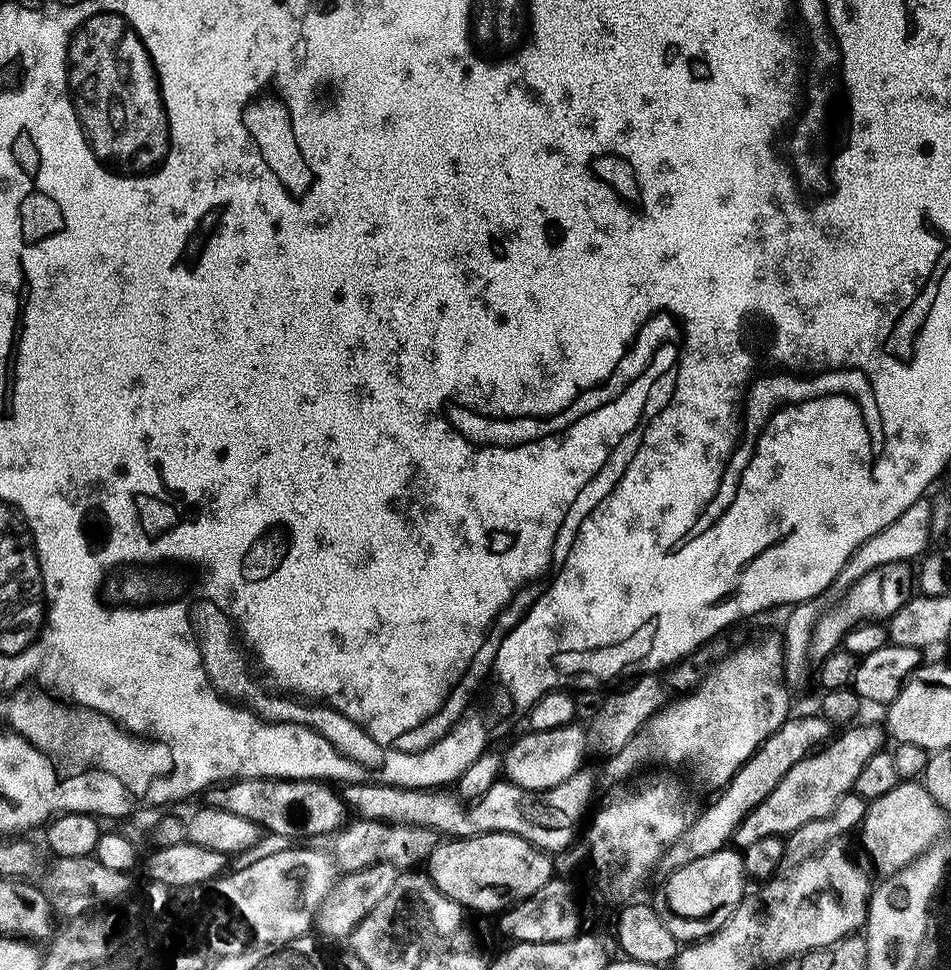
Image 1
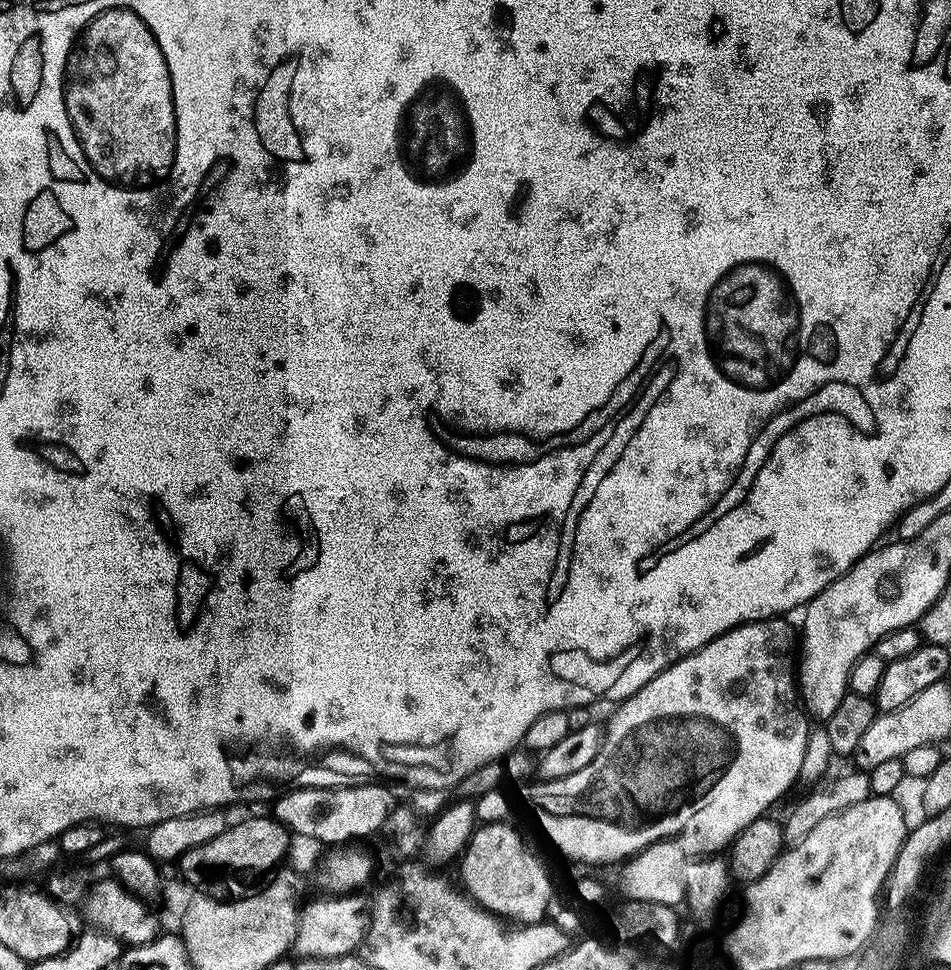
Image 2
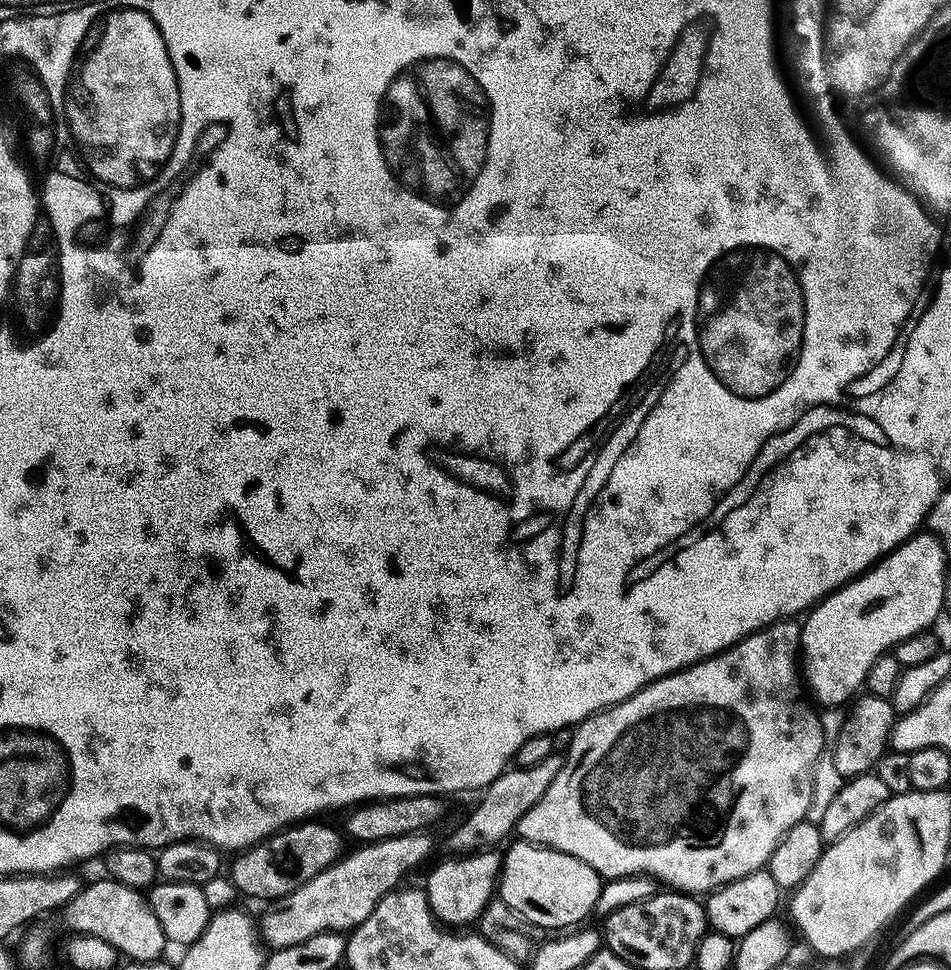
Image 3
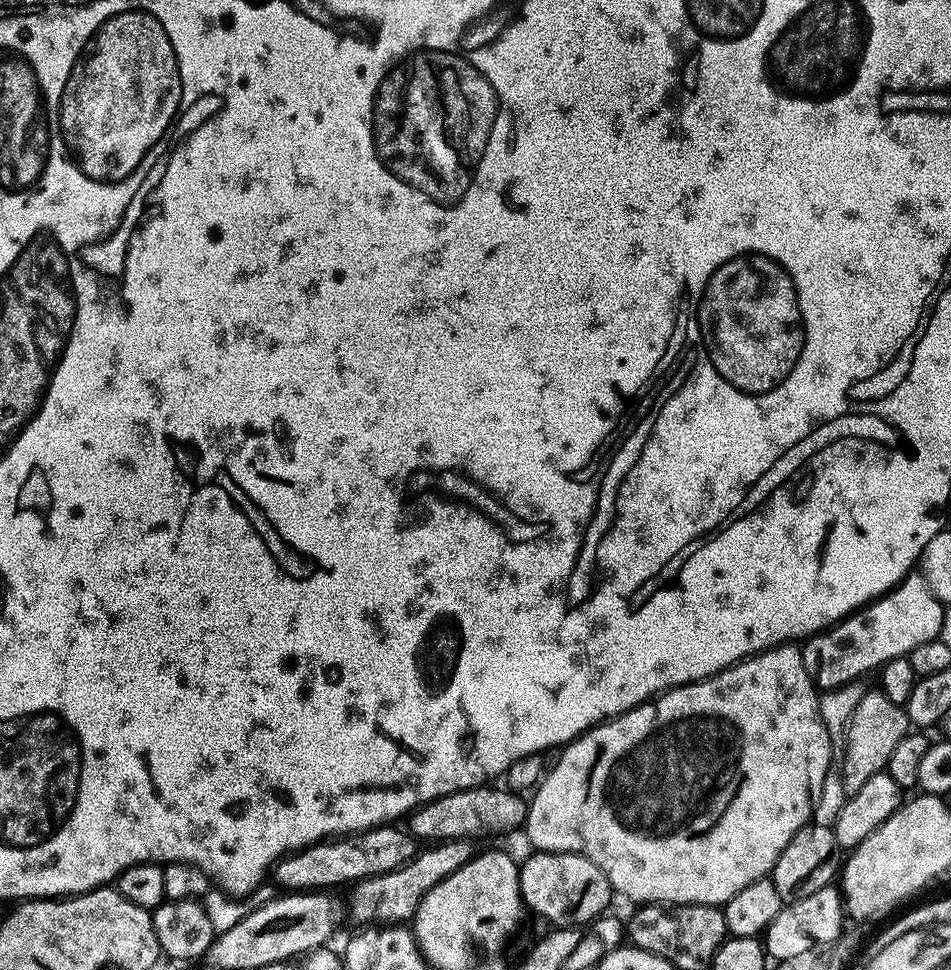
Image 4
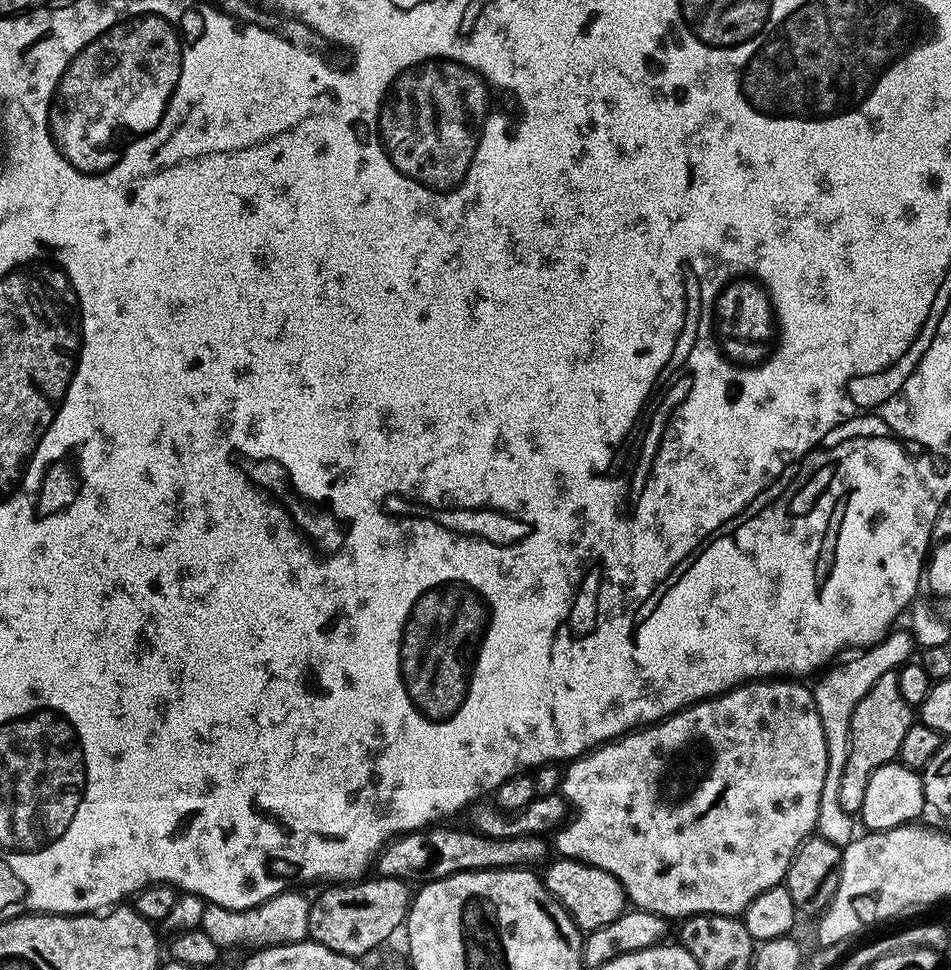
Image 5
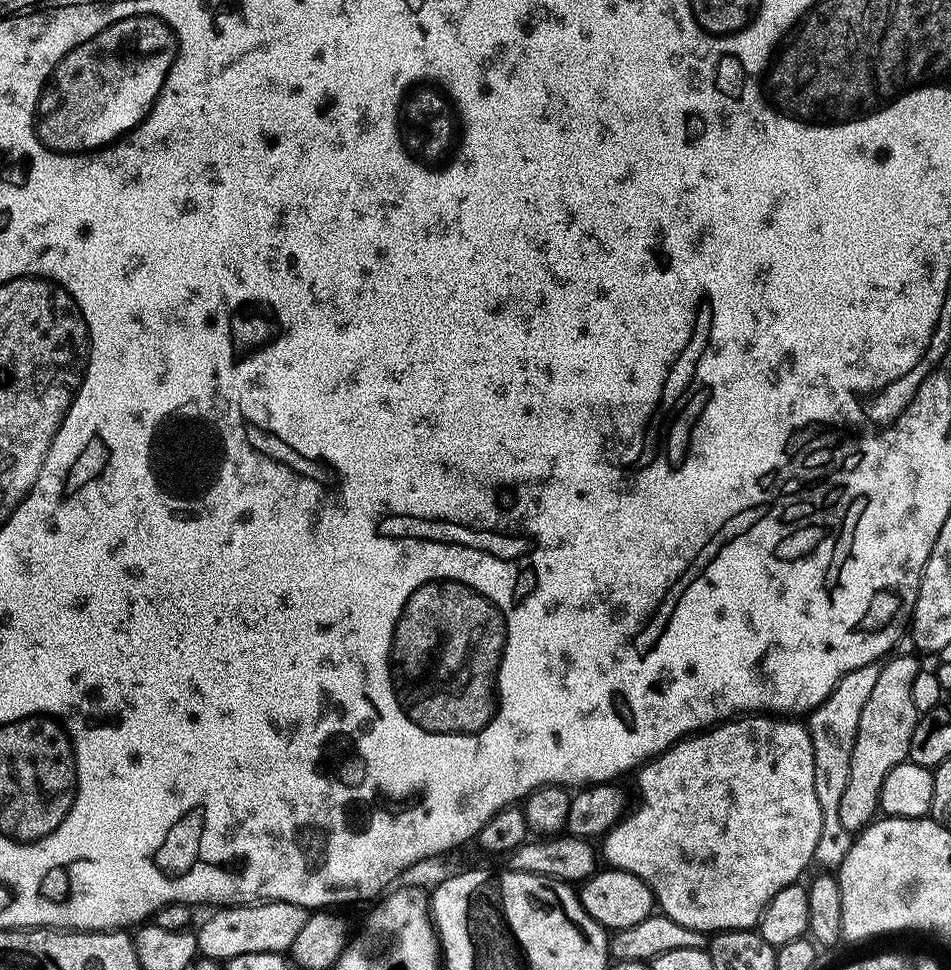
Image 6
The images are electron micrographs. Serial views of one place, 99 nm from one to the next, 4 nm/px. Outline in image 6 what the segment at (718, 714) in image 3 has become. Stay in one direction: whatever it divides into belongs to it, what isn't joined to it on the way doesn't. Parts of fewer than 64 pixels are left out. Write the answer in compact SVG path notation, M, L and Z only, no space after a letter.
M749 714L689 736L687 740L681 740L679 744L663 752L657 759L648 761L635 777L636 784L640 787L640 808L633 807L617 828L603 837L603 859L605 856L615 871L629 872L642 878L642 882L646 882L646 886L650 886L650 890L656 895L659 911L680 926L705 934L750 932L759 929L768 904L774 902L774 898L782 894L782 890L805 879L804 871L810 866L813 867L818 838L822 838L822 806L818 806L818 786L814 786L814 742L807 727L800 723L796 718Z

